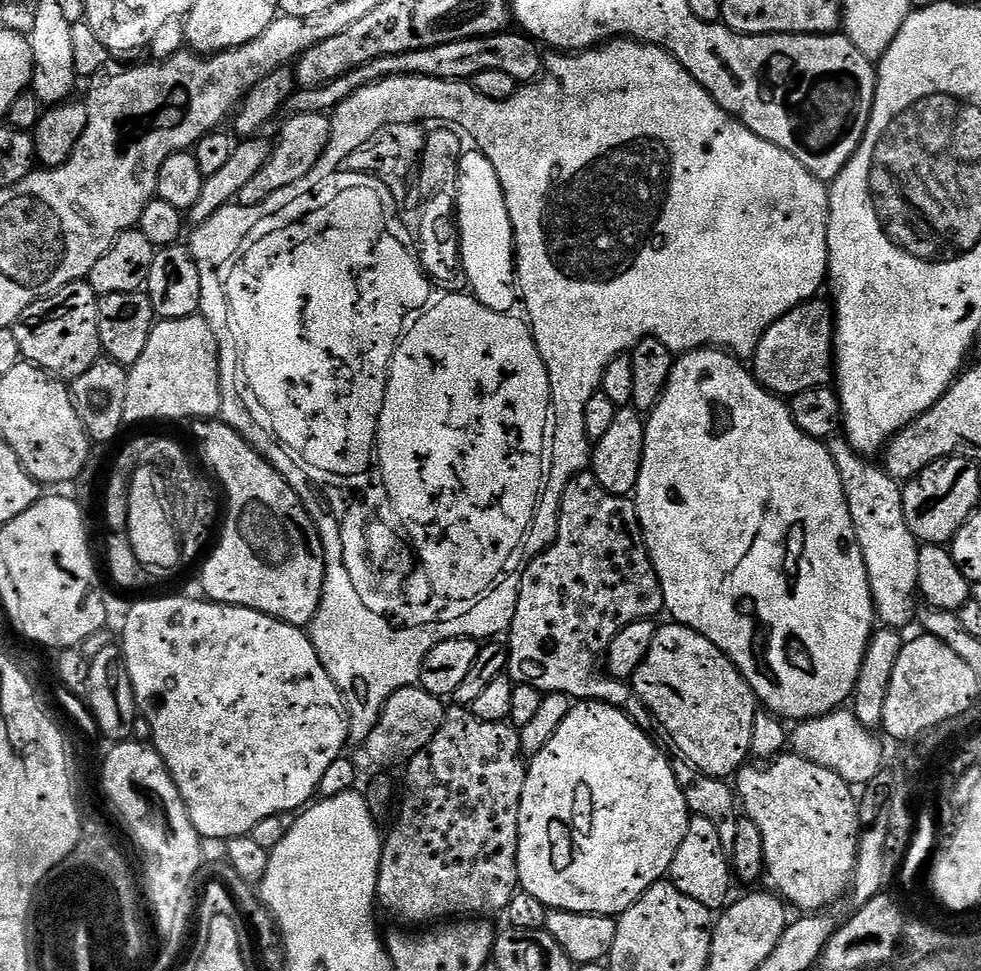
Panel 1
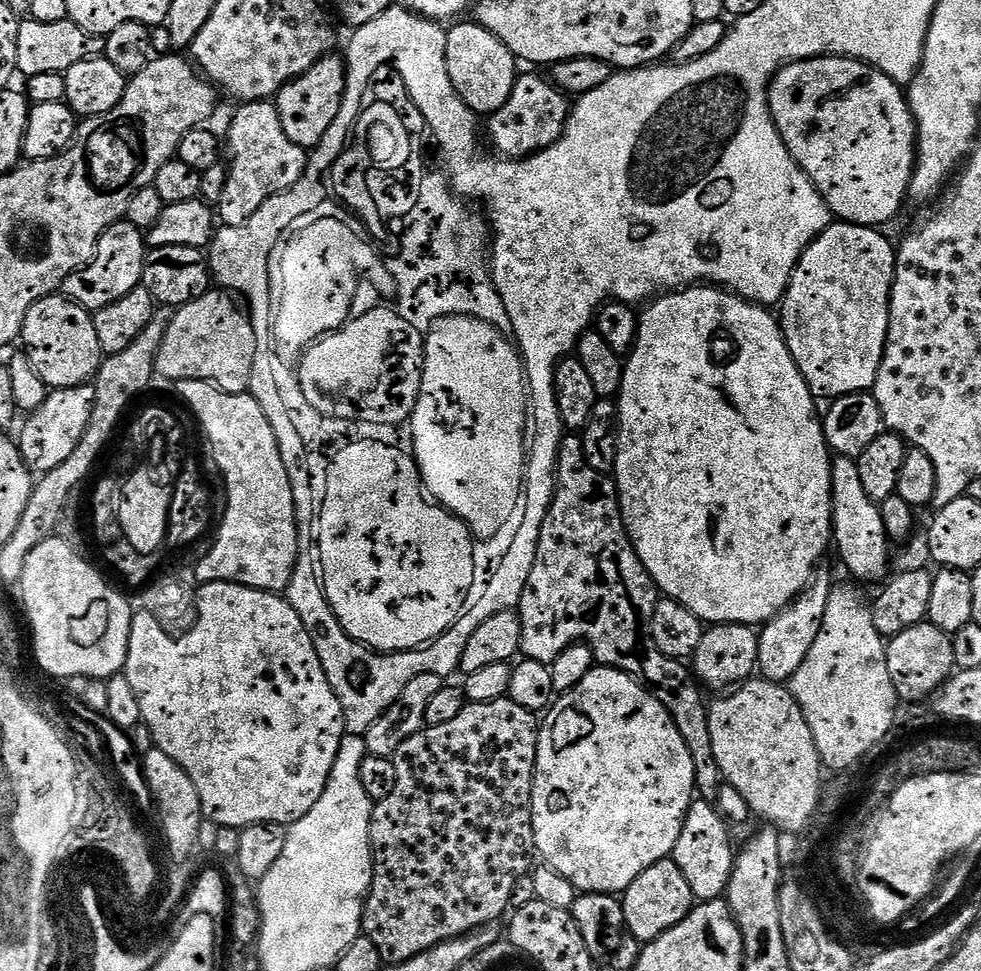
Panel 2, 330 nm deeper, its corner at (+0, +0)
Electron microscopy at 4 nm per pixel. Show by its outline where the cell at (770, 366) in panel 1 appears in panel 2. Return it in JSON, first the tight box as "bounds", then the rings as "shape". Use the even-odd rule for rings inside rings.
{"bounds":[778,224,896,402],"shape":[[[829,224],[828,229],[800,255],[796,272],[779,305],[778,319],[786,346],[806,386],[810,386],[812,395],[821,401],[831,402],[846,394],[866,392],[876,385],[888,341],[890,298],[896,277],[896,248],[882,233],[861,224]]]}

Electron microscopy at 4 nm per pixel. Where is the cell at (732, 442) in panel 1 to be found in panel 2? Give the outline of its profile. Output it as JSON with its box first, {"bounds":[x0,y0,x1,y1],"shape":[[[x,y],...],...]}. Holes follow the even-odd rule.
{"bounds":[614,286,834,626],"shape":[[[689,286],[679,290],[672,290],[667,294],[661,294],[655,297],[648,306],[649,308],[645,312],[641,311],[639,313],[640,325],[638,326],[638,338],[636,339],[636,345],[632,347],[631,354],[626,358],[624,377],[622,378],[622,386],[620,387],[620,395],[618,397],[620,433],[618,434],[618,462],[616,463],[614,479],[616,482],[616,492],[620,496],[620,513],[624,519],[624,528],[628,531],[628,537],[632,540],[634,550],[638,554],[640,561],[646,566],[650,578],[655,582],[657,589],[667,599],[676,600],[682,606],[686,606],[686,610],[690,610],[690,614],[694,614],[708,626],[715,626],[717,624],[763,626],[768,621],[775,620],[777,616],[781,615],[813,583],[814,577],[817,575],[817,573],[815,574],[816,563],[823,558],[828,544],[830,548],[834,540],[832,500],[832,461],[834,456],[824,437],[824,422],[821,413],[819,411],[816,413],[816,404],[818,405],[817,397],[812,395],[810,386],[806,386],[806,382],[802,378],[802,374],[798,370],[798,366],[786,346],[786,338],[784,337],[784,331],[780,328],[779,319],[773,313],[771,316],[768,313],[771,311],[767,307],[754,304],[750,300],[743,300],[735,292],[725,290],[719,286]]]}

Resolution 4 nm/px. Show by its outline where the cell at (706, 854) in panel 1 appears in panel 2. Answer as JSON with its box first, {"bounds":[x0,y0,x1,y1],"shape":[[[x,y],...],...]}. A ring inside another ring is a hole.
{"bounds":[670,799,736,901],"shape":[[[693,799],[684,819],[682,834],[678,834],[678,842],[670,857],[686,877],[693,901],[718,900],[727,893],[736,865],[736,852],[732,848],[732,836],[728,831],[730,825],[713,801]]]}

